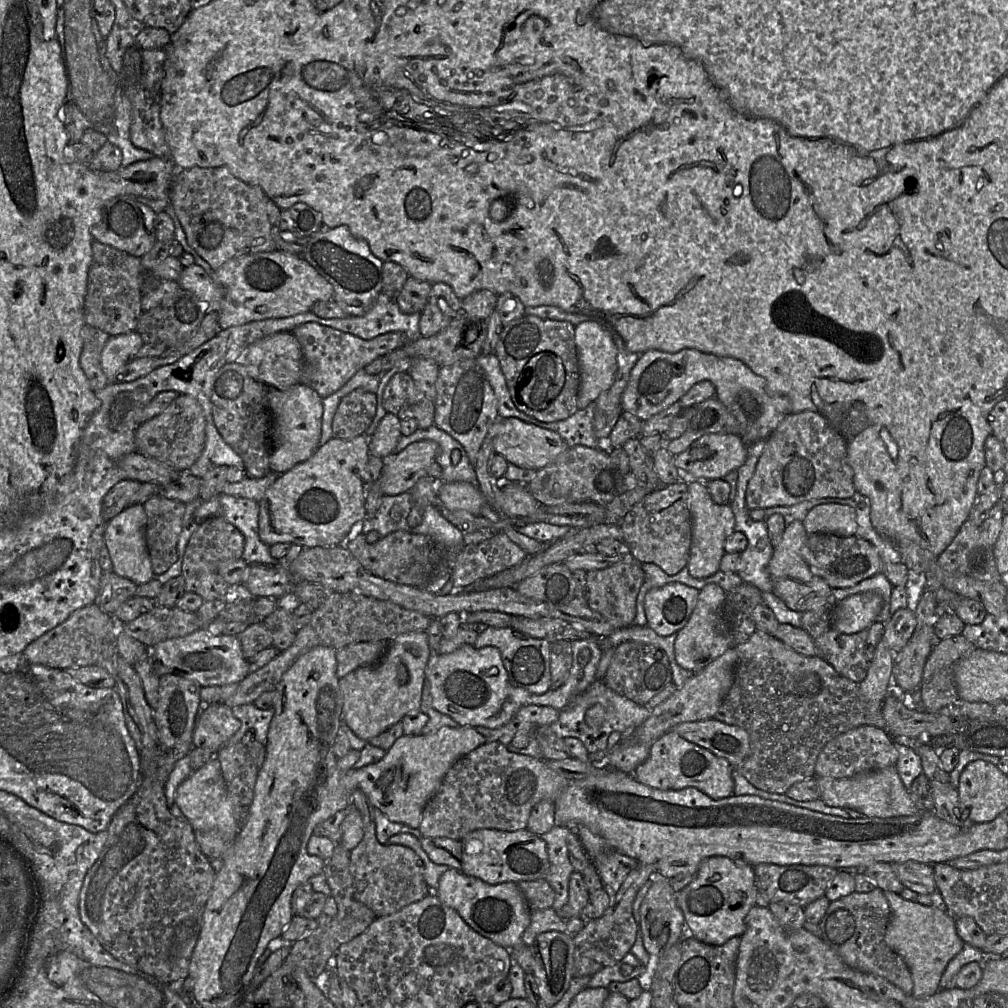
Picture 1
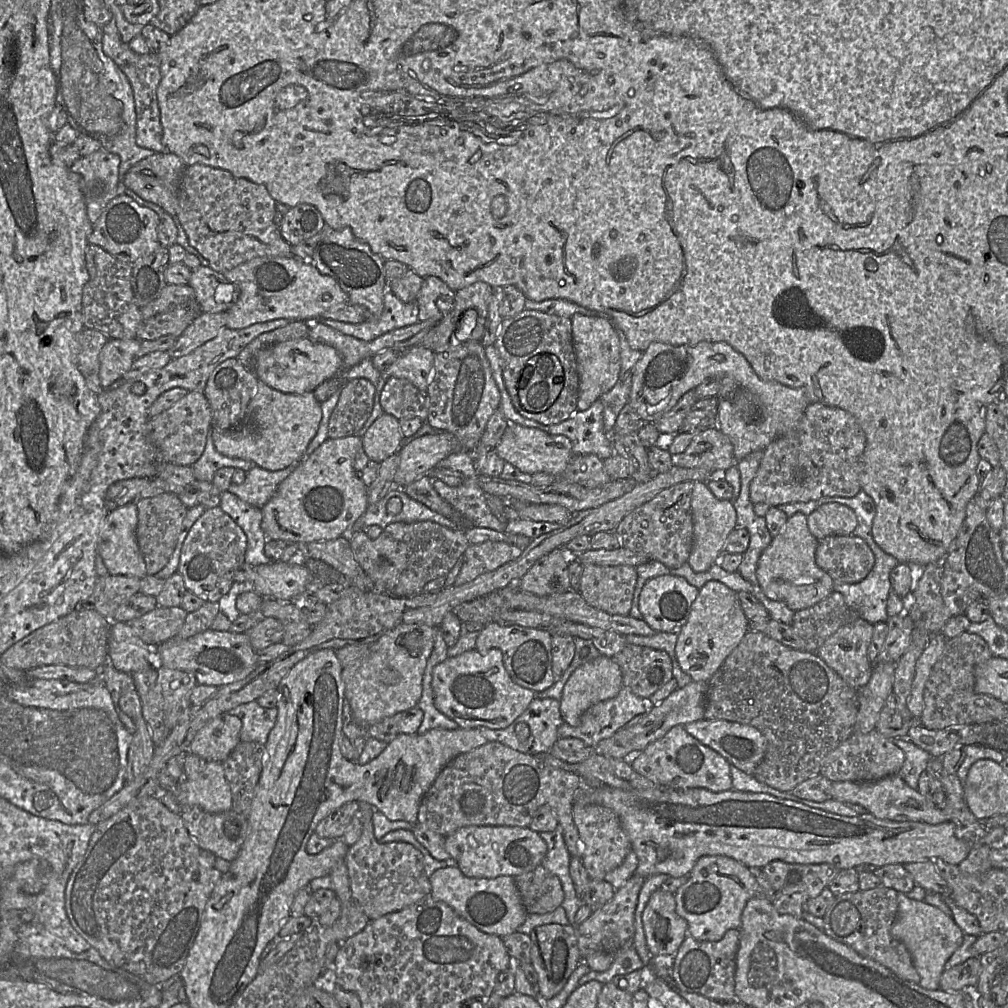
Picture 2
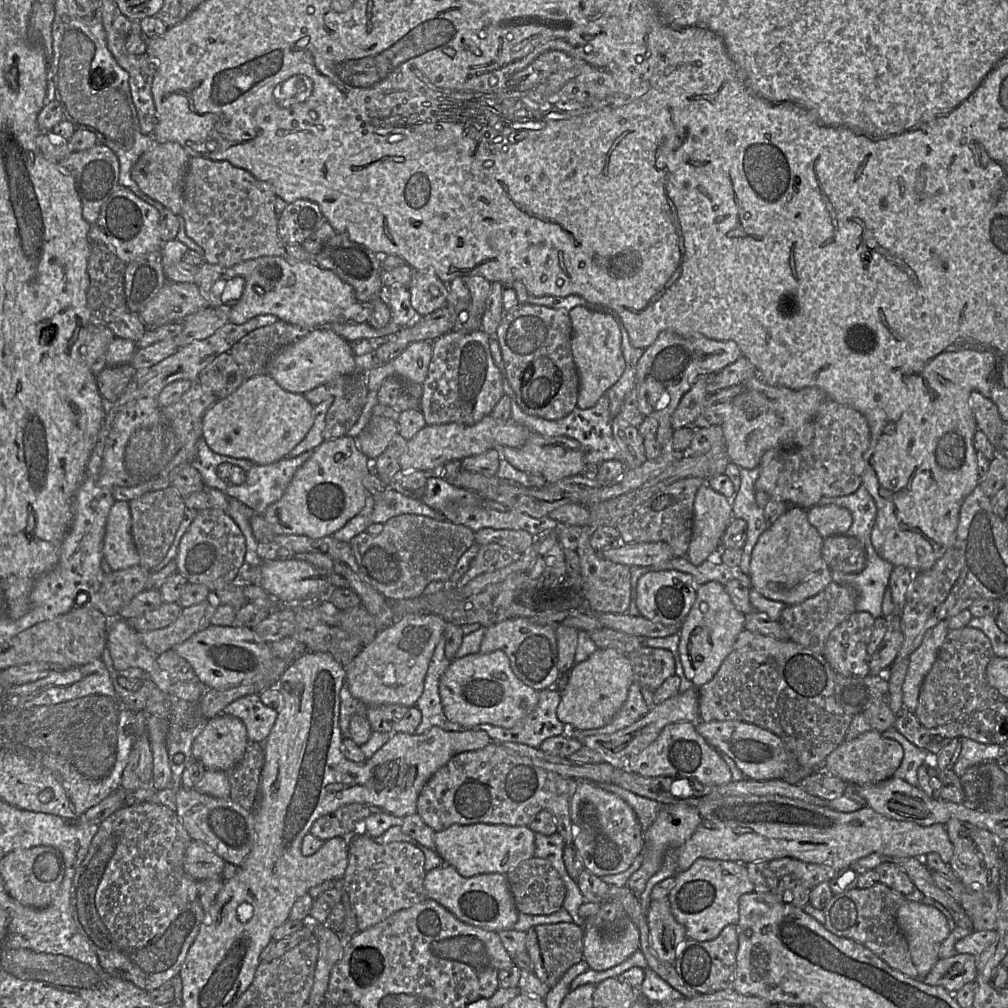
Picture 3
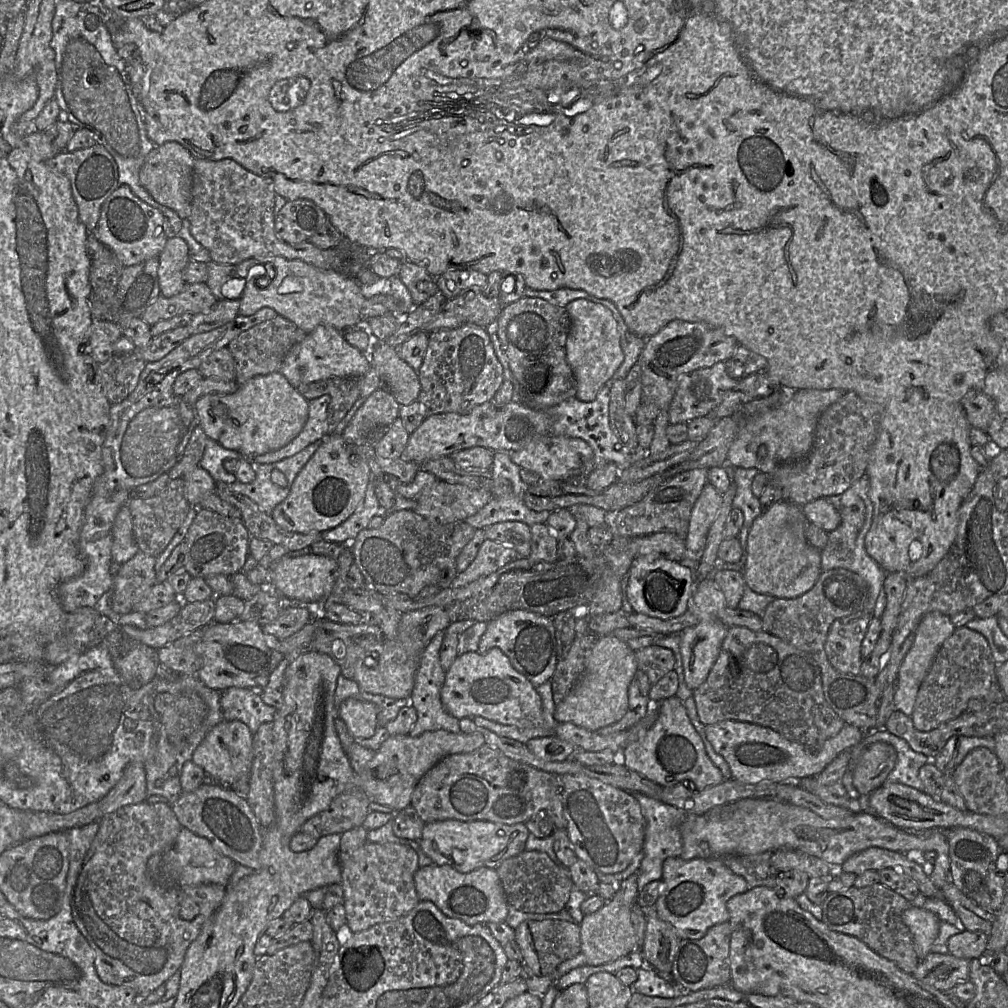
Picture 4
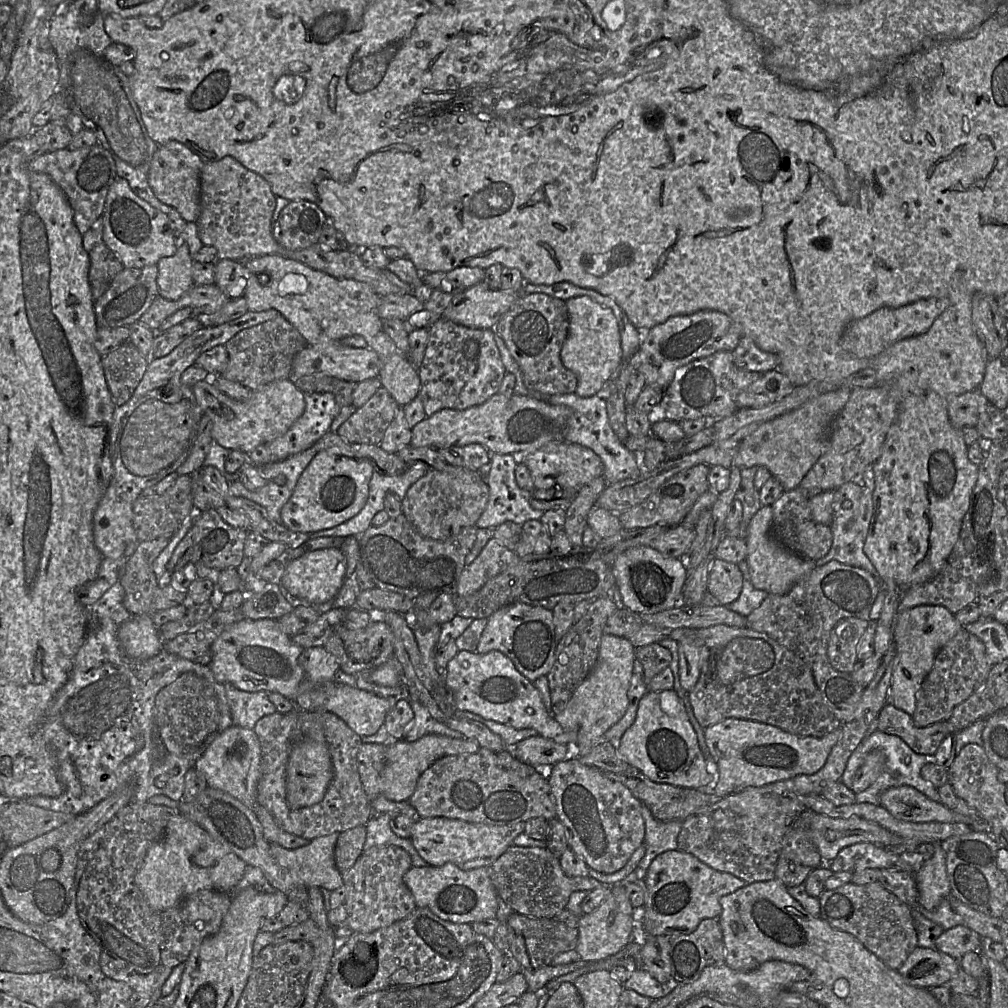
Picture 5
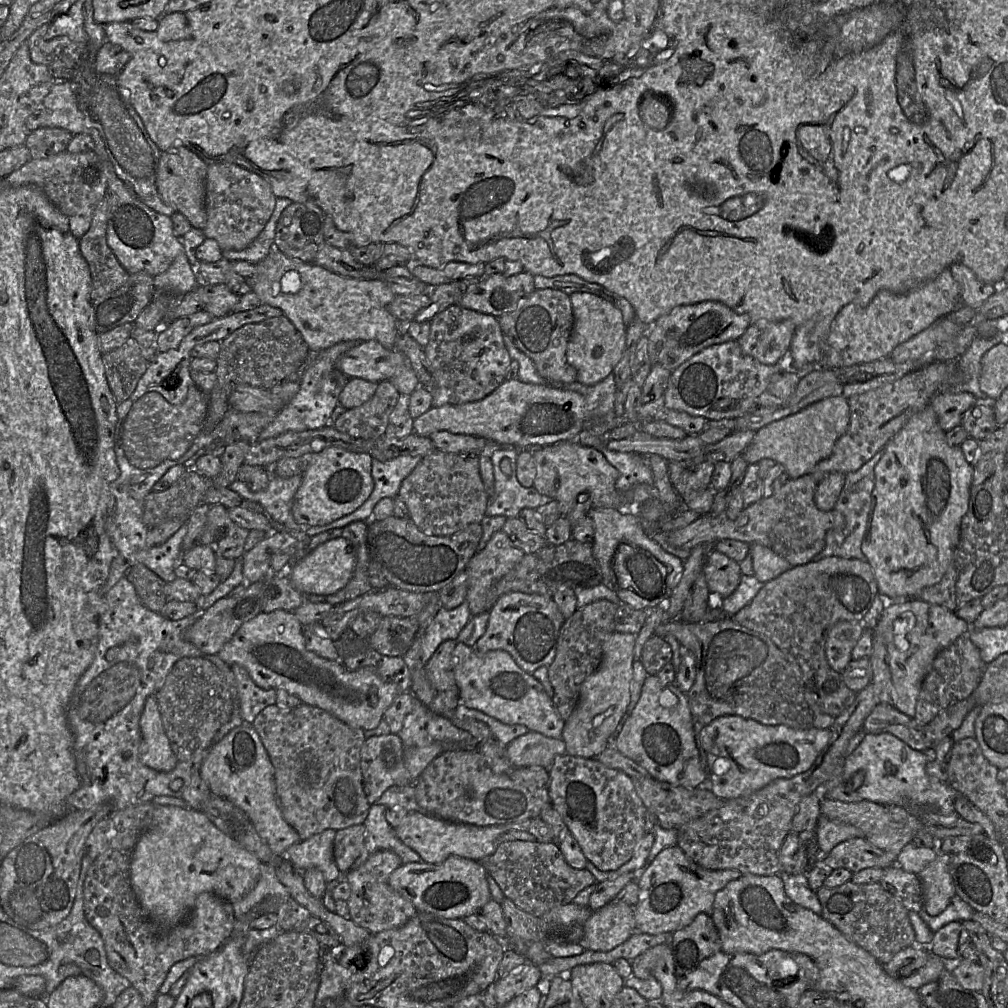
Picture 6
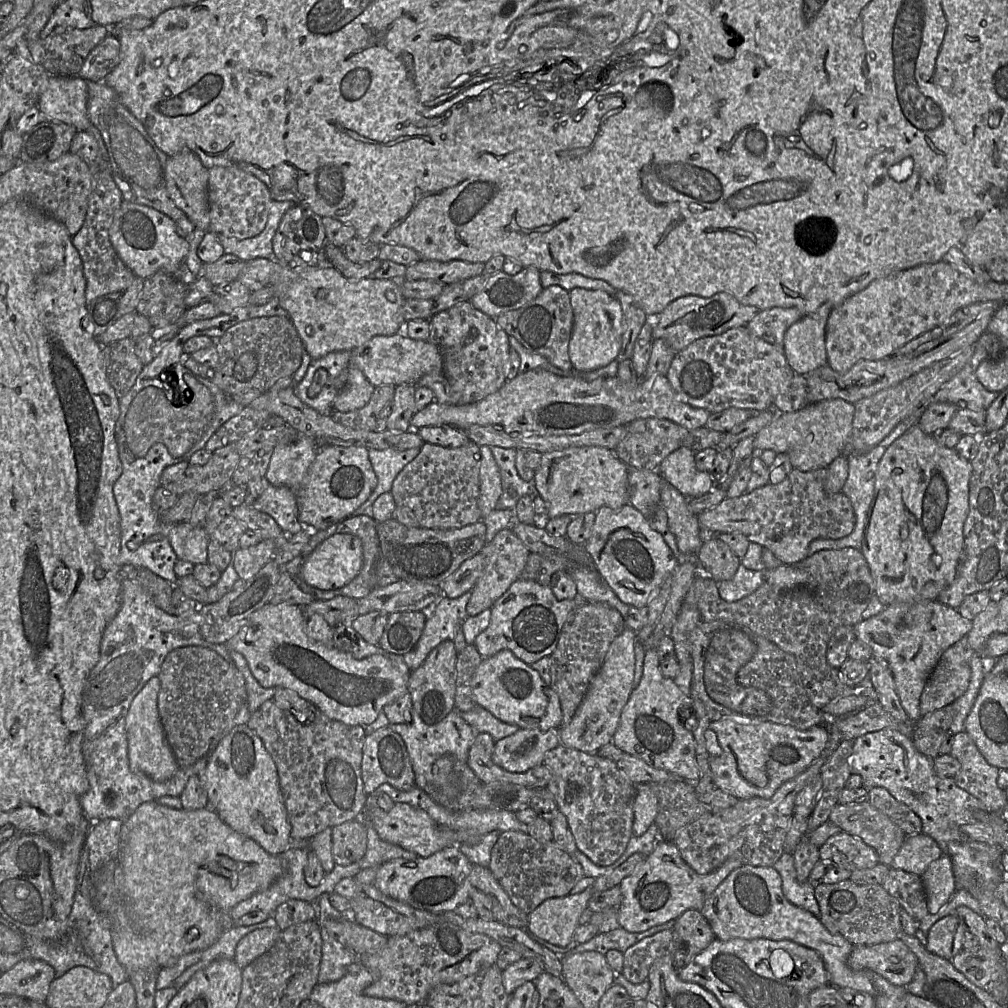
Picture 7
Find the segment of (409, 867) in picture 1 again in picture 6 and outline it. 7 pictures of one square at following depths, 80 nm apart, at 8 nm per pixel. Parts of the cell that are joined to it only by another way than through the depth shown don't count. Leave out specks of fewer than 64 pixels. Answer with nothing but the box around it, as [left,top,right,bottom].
[344,850,418,933]

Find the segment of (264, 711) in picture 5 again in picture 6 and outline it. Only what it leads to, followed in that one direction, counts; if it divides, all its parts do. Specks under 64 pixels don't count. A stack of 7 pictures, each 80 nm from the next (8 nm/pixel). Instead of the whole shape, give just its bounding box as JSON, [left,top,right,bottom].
[230,664,276,725]

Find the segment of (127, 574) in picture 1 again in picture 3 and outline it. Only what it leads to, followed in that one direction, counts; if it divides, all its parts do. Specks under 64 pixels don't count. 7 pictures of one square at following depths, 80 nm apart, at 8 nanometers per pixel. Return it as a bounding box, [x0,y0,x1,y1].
[103,501,141,571]

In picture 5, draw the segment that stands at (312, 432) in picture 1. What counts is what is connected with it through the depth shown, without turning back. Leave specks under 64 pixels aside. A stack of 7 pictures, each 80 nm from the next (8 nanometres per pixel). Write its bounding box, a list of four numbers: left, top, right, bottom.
[192,375,305,454]

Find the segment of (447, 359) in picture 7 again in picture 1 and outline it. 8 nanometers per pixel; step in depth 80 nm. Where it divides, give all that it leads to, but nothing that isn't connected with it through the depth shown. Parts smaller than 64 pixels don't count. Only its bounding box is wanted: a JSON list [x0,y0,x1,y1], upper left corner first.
[434,359,499,466]

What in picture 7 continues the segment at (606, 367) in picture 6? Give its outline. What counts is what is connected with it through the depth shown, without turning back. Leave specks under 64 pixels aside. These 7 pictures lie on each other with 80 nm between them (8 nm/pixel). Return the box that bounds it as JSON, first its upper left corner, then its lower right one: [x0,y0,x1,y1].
[569,288,624,373]

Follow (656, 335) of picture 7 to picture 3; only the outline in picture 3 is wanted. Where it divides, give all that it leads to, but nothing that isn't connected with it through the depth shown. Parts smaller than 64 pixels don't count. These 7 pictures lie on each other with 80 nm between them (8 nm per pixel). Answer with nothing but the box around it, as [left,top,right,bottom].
[635,330,742,421]

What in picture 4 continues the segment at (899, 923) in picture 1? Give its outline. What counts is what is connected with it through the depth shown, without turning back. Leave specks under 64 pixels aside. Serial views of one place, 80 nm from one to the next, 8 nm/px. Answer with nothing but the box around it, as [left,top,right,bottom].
[902,907,941,959]

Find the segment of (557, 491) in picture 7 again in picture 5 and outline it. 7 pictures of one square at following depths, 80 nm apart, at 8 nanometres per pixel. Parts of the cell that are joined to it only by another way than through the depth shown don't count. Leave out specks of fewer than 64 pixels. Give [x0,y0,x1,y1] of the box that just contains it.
[518,440,603,491]

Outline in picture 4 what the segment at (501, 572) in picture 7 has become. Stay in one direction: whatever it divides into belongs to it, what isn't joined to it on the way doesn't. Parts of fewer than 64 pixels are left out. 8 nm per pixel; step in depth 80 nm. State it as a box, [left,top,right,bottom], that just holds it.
[451,540,519,588]

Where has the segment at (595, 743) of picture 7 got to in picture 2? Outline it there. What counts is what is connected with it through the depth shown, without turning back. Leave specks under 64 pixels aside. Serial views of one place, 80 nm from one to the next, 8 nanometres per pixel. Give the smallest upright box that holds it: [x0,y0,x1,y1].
[560,657,623,726]

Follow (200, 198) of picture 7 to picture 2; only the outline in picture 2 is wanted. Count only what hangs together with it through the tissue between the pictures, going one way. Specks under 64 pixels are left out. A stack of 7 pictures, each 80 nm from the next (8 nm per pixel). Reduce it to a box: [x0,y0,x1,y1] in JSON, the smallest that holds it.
[122,151,186,216]

